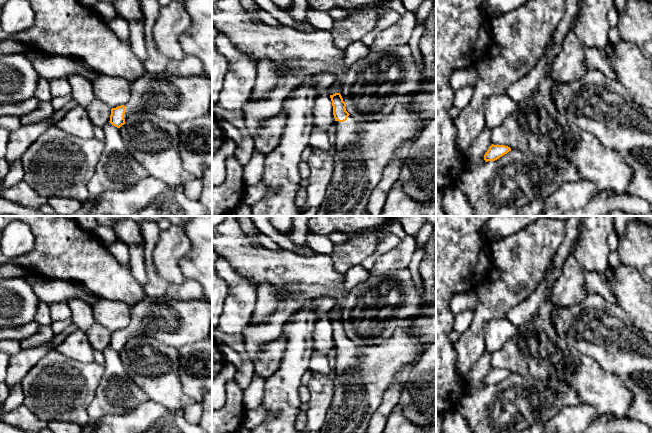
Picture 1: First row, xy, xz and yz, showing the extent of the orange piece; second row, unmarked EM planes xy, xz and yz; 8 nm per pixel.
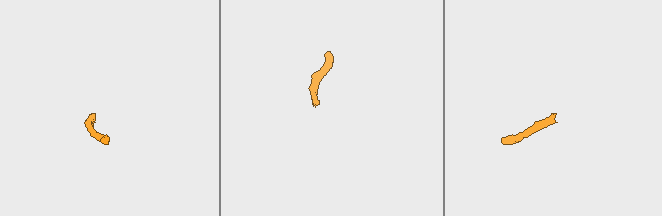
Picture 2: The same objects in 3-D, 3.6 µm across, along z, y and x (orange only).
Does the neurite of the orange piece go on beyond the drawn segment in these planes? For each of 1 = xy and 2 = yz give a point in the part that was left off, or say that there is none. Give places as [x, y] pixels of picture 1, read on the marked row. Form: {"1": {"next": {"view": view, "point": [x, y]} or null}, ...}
{"1": {"next": {"view": "xy", "point": [174, 99]}}, "2": {"next": null}}

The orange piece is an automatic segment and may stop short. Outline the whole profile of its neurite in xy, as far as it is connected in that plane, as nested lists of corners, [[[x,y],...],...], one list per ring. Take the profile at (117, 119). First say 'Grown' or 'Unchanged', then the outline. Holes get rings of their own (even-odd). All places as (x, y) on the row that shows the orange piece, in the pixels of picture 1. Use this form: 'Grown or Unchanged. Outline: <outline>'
Grown. Outline: [[[145,72],[131,83],[130,92],[130,99],[125,105],[111,109],[109,122],[113,126],[120,128],[139,111],[146,111],[160,120],[177,125],[208,115],[212,100],[212,80],[206,75],[180,77],[168,72],[159,74]]]

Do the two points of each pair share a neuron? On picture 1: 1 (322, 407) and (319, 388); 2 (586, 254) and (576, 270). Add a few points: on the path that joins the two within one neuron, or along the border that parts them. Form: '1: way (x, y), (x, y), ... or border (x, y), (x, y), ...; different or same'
1: way (322, 402), (322, 393); same
2: border (570, 254), (586, 270); different

